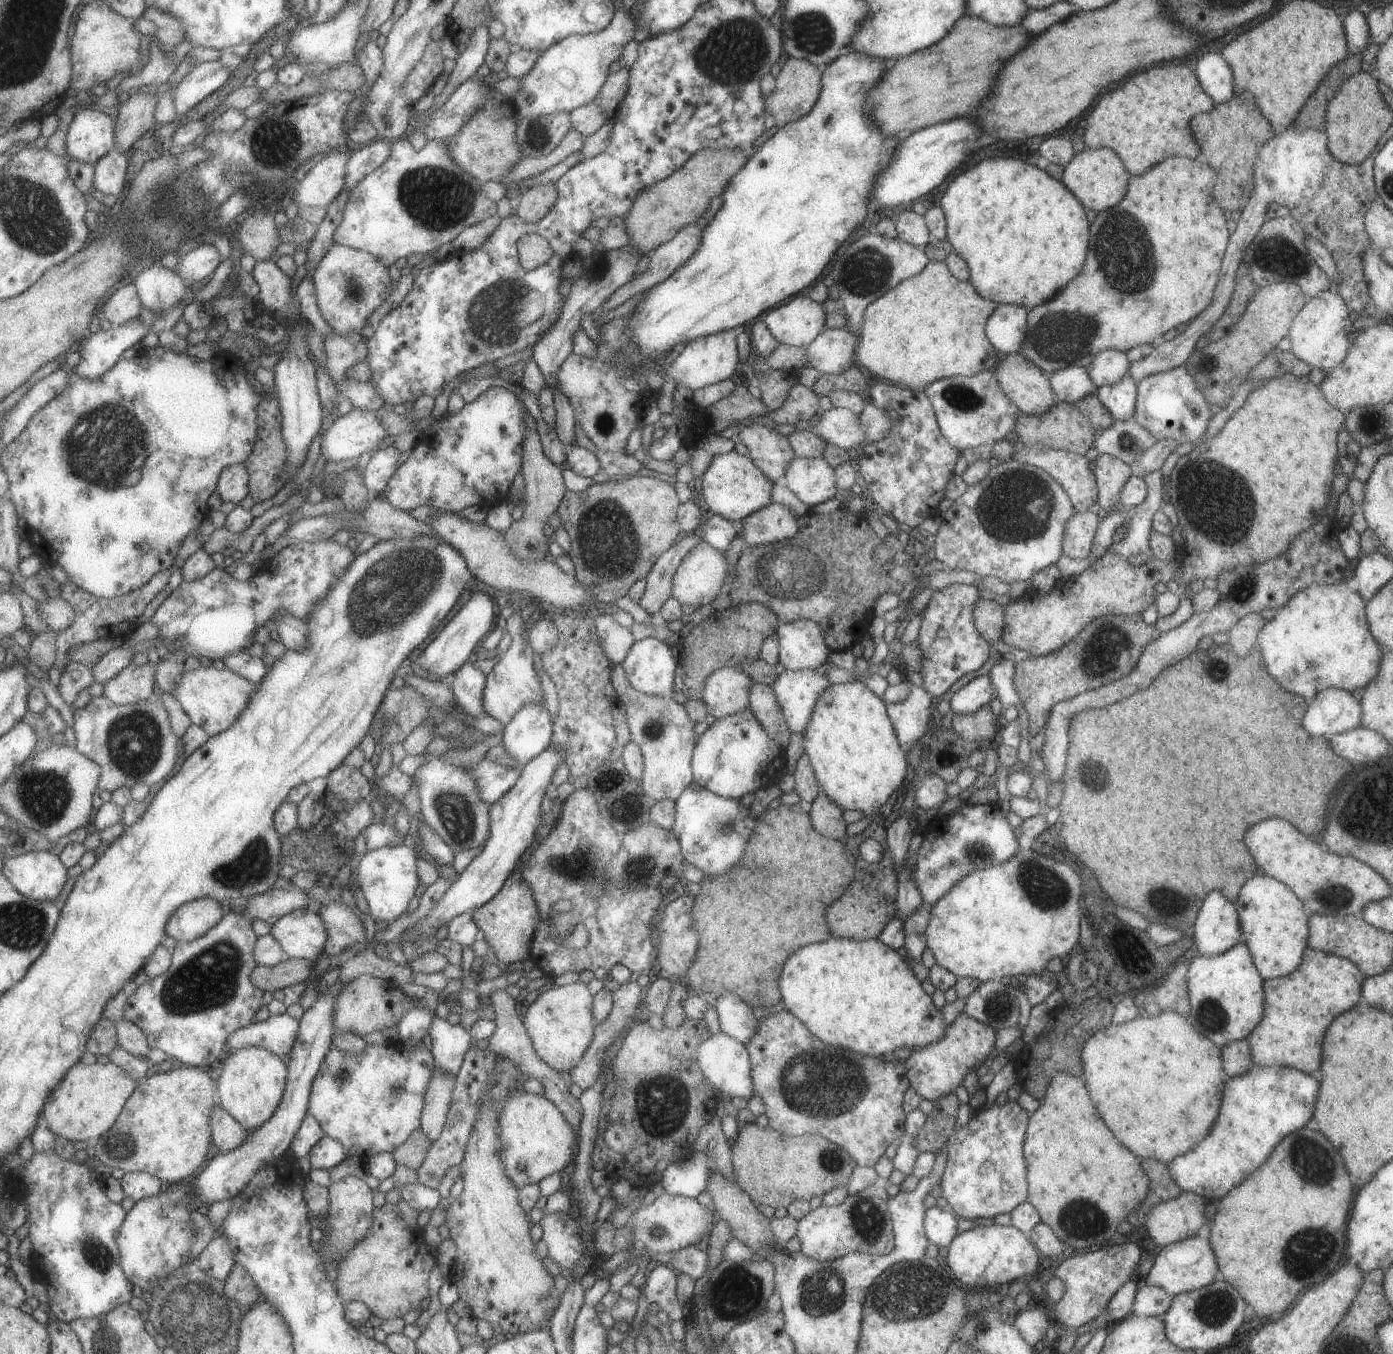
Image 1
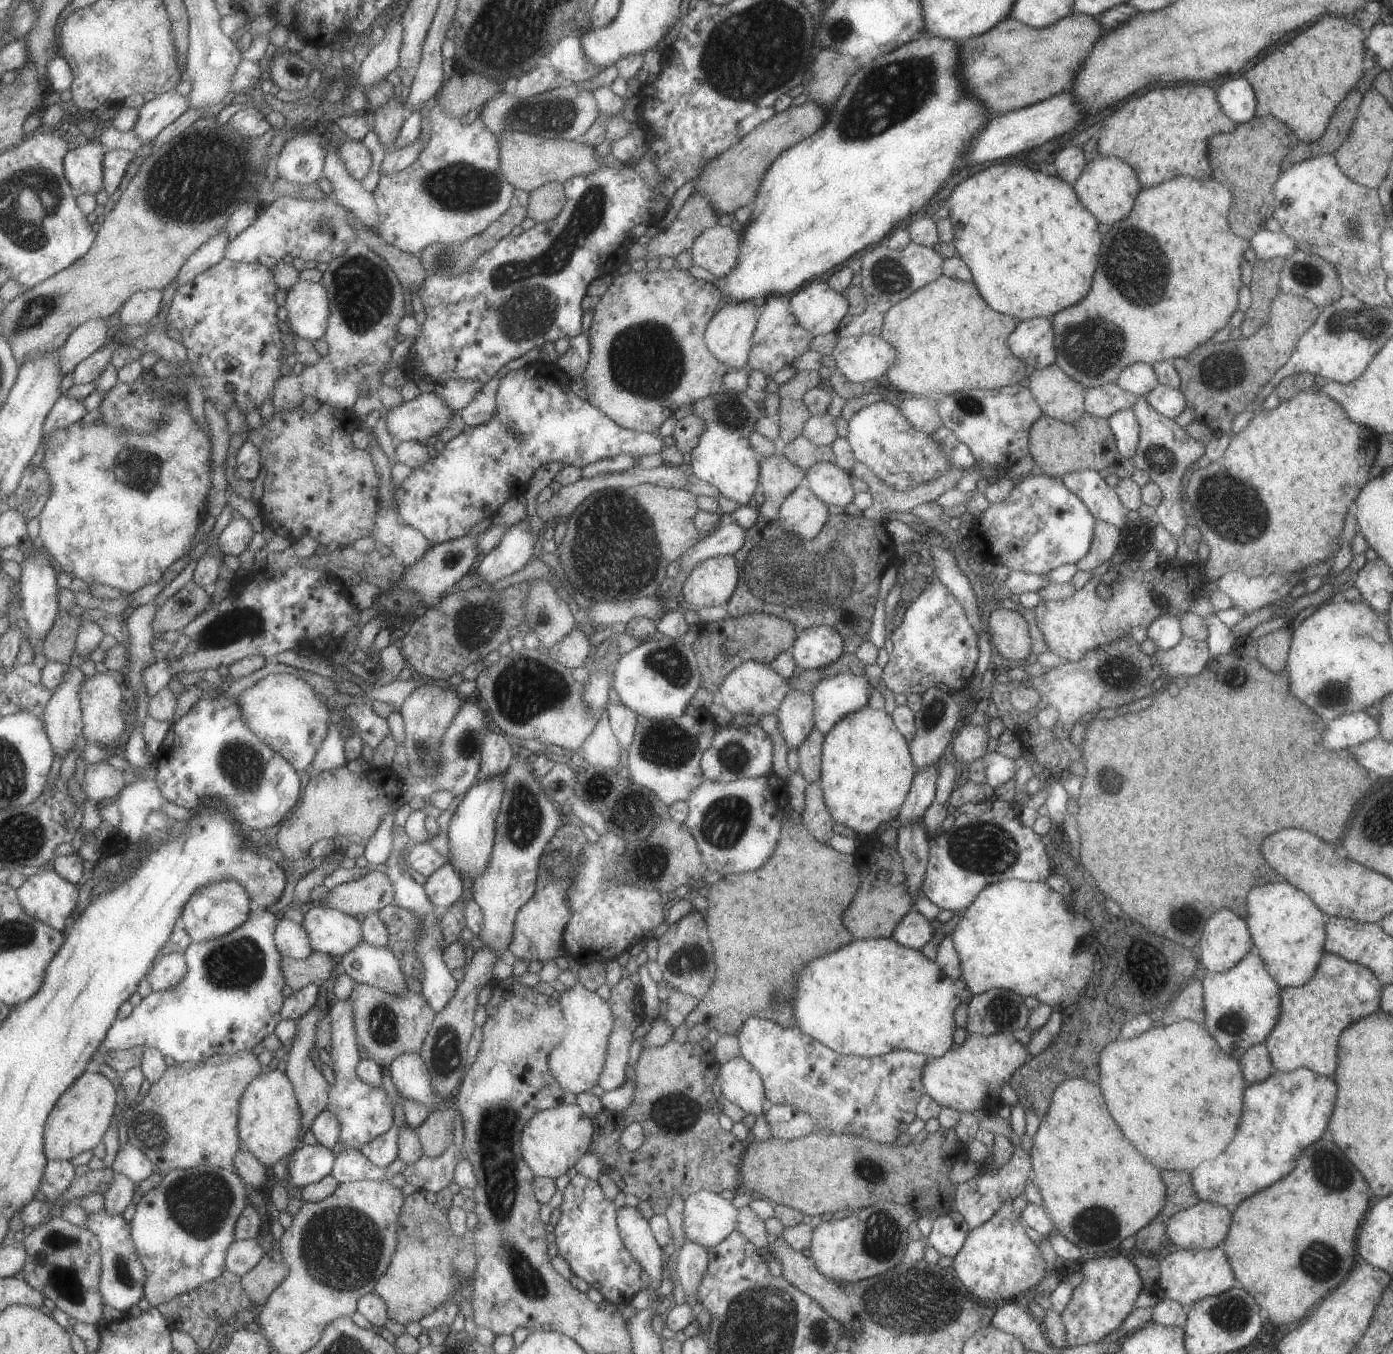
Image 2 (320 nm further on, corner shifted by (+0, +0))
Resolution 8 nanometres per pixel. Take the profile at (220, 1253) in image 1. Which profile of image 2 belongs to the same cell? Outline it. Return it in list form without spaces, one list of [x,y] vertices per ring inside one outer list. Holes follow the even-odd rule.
[[[259,1239],[235,1241],[228,1252],[227,1270],[242,1277],[259,1264],[267,1251],[268,1247]]]

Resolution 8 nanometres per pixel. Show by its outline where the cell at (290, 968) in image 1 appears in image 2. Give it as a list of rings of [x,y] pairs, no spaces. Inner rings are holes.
[[[311,951],[311,954],[304,959],[284,957],[282,969],[288,986],[294,991],[310,984],[322,986],[323,982],[331,976],[333,958],[327,953]]]

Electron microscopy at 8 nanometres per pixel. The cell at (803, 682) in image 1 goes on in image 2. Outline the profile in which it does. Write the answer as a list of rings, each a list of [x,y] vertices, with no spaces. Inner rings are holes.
[[[851,672],[821,679],[811,692],[813,729],[826,735],[838,720],[867,705],[871,685],[865,675]]]

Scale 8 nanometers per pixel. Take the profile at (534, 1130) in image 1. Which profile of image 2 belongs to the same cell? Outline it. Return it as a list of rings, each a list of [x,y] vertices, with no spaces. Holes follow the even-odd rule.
[[[565,1105],[536,1112],[523,1127],[520,1153],[535,1177],[555,1180],[565,1174],[576,1160],[588,1152],[591,1142],[591,1120],[578,1105]]]

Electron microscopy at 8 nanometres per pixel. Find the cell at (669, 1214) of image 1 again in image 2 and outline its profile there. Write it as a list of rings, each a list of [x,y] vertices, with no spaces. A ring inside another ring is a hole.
[[[698,1190],[684,1200],[683,1228],[687,1241],[700,1244],[703,1248],[715,1246],[730,1232],[737,1228],[738,1209],[731,1201],[721,1197],[719,1193],[710,1190]]]

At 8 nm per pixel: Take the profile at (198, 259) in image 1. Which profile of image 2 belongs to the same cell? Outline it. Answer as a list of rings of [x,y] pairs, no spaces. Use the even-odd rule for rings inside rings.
[[[329,193],[320,199],[294,199],[279,197],[245,232],[226,246],[226,258],[246,263],[261,263],[276,267],[289,254],[304,261],[326,262],[340,257],[352,242],[356,230],[350,221],[348,210]]]

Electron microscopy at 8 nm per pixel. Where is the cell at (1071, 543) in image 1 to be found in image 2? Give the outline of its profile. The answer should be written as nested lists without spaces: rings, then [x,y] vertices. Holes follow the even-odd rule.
[[[1095,521],[1091,546],[1087,554],[1076,563],[1078,570],[1091,573],[1093,568],[1109,560],[1117,550],[1120,530],[1103,521]]]

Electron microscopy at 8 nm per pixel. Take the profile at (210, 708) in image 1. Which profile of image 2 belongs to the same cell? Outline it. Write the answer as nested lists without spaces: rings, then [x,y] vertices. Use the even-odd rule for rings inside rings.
[[[271,673],[237,698],[243,716],[255,734],[292,762],[298,772],[309,768],[328,736],[331,704],[326,706],[321,696],[305,679],[290,673]]]

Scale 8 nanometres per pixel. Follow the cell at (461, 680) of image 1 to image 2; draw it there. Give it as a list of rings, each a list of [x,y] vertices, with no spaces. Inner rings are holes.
[[[492,726],[484,734],[481,743],[476,782],[493,779],[504,773],[512,759],[514,747],[509,738]]]

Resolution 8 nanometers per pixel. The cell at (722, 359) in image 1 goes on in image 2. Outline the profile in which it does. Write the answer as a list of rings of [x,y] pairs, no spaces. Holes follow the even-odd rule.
[[[753,301],[724,303],[707,323],[704,341],[709,352],[728,370],[745,368],[760,308]]]

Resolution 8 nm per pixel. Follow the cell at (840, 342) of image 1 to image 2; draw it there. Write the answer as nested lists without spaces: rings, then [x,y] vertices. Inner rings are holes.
[[[881,335],[839,337],[833,350],[828,350],[847,380],[863,383],[875,380],[892,364],[895,349]]]

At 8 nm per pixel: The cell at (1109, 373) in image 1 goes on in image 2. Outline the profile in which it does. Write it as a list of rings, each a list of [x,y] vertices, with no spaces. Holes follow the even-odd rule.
[[[1133,363],[1118,374],[1115,384],[1136,397],[1146,395],[1158,385],[1155,371],[1147,363]]]

